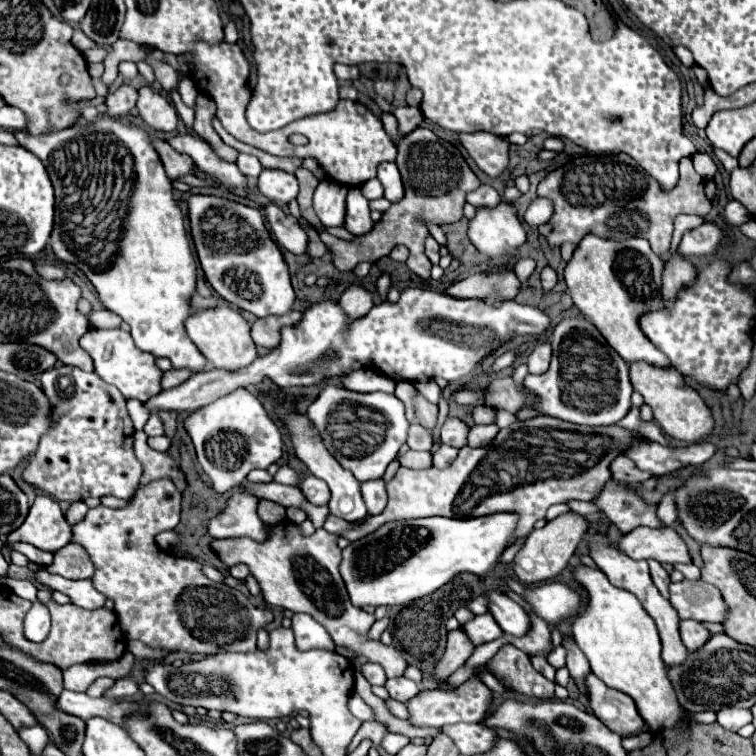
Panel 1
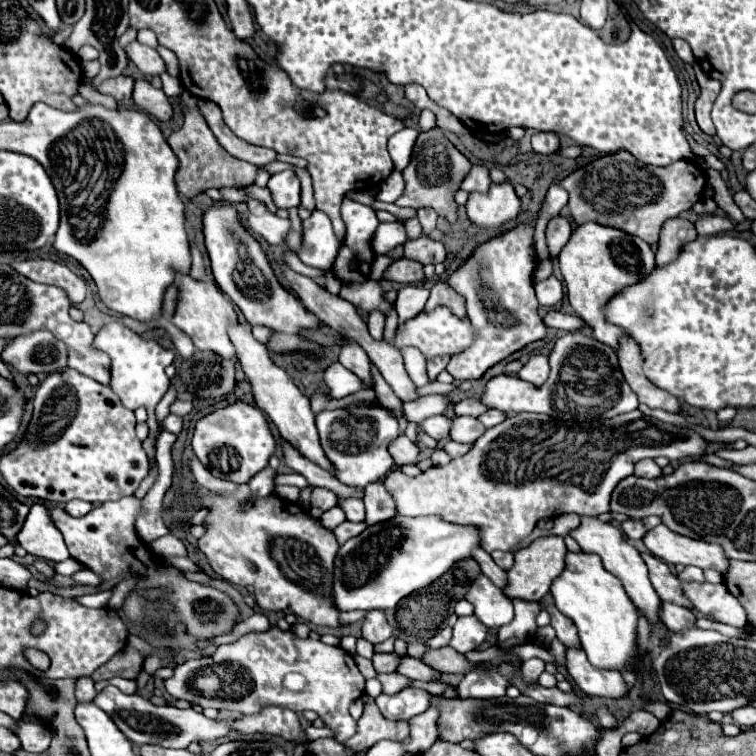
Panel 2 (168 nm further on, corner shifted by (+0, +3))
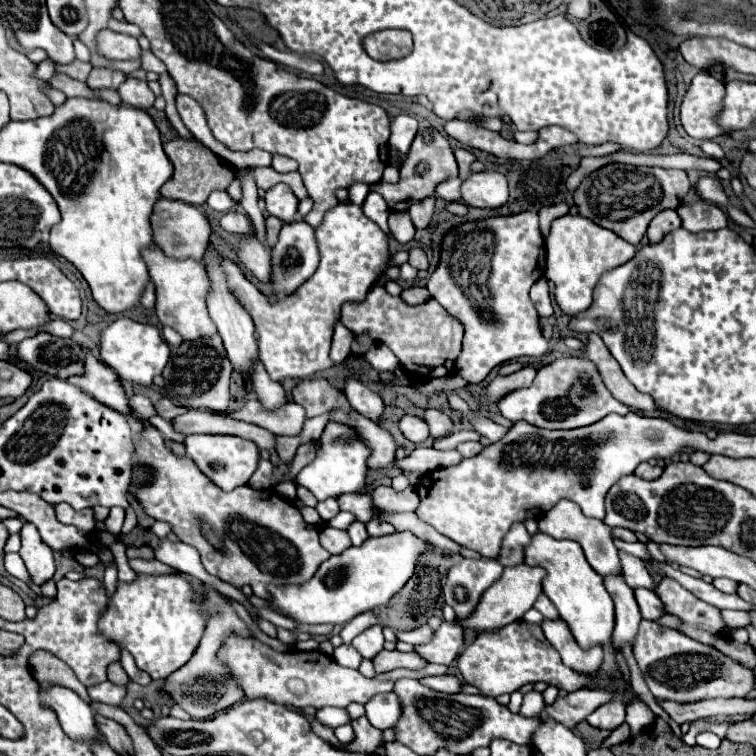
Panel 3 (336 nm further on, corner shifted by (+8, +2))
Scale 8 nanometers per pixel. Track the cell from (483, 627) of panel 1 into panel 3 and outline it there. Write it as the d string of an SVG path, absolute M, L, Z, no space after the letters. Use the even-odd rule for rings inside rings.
M443 622L427 644L415 646L413 650L425 662L449 666L459 656L459 650L463 646L463 634L465 632L457 622Z

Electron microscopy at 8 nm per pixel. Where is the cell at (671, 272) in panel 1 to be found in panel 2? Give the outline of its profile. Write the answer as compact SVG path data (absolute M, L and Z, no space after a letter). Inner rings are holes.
M671 219L669 223L665 223L665 227L661 229L661 237L659 237L659 251L657 251L657 265L667 265L671 261L675 261L681 253L681 249L689 243L695 241L697 233L691 221L687 219Z

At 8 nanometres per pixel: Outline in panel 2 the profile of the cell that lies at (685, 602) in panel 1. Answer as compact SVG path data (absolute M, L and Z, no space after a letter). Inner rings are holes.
M681 581L685 597L693 603L695 611L701 615L727 623L733 627L745 627L747 625L747 615L741 603L727 591L723 583L695 583L695 581Z

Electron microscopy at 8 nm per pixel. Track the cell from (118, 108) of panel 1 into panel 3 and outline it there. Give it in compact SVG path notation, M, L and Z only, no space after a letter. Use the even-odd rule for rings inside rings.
M93 68L87 78L87 86L89 88L119 88L119 84L125 78L127 76L123 72L113 68Z

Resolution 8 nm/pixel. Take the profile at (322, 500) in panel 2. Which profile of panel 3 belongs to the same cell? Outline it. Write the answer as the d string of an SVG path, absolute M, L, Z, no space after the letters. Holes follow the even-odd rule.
M333 498L323 500L323 502L317 504L317 512L319 512L319 516L323 518L323 522L329 522L331 518L335 518L335 516L339 514L339 504L337 504L337 500L333 500Z

